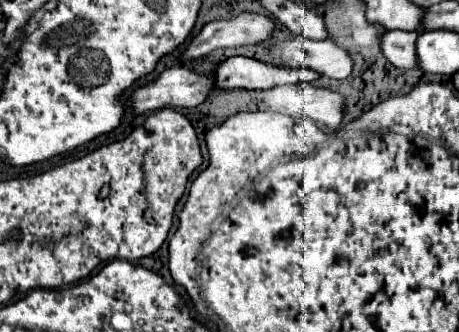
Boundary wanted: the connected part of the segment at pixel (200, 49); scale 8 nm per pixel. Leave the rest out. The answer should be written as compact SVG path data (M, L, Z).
M242 13L230 21L210 21L198 35L192 37L190 45L178 55L178 61L204 57L220 47L254 45L266 41L274 29L274 21L256 13Z

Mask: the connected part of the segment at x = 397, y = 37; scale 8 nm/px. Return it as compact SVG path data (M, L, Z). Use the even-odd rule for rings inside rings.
M386 31L380 37L380 51L382 55L400 69L414 69L416 67L416 33L410 31Z

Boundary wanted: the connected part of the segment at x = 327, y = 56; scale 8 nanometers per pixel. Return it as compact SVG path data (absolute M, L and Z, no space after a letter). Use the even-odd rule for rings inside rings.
M290 37L286 41L278 41L278 45L270 51L276 53L280 65L310 67L320 77L328 79L346 79L352 71L352 59L348 53L330 39L312 41L304 37Z

